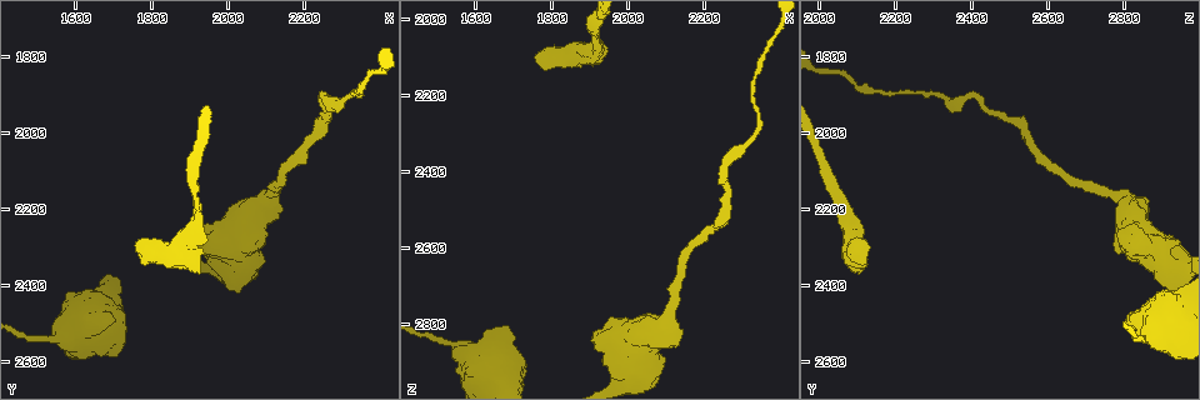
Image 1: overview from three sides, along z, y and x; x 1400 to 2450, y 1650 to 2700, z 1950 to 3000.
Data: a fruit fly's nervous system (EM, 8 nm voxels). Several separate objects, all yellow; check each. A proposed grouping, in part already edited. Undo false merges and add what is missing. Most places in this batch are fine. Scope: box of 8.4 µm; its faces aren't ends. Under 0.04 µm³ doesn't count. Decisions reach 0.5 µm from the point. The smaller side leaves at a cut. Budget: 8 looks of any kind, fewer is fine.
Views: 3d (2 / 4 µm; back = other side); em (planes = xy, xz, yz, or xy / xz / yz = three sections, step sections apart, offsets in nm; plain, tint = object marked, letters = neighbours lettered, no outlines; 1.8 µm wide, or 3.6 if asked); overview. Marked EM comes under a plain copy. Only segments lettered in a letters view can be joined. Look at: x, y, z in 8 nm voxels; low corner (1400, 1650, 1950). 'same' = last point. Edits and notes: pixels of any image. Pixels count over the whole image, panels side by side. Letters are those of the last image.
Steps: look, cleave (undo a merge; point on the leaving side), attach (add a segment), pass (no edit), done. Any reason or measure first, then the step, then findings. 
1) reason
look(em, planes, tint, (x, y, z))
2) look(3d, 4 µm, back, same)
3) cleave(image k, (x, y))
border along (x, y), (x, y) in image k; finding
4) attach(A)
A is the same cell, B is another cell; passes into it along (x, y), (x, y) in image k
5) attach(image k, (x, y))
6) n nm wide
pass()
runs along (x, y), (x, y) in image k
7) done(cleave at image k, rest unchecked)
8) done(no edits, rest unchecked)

abrupt turn
look(em, xy, step 16, tint, (2255, 1895, 2405))

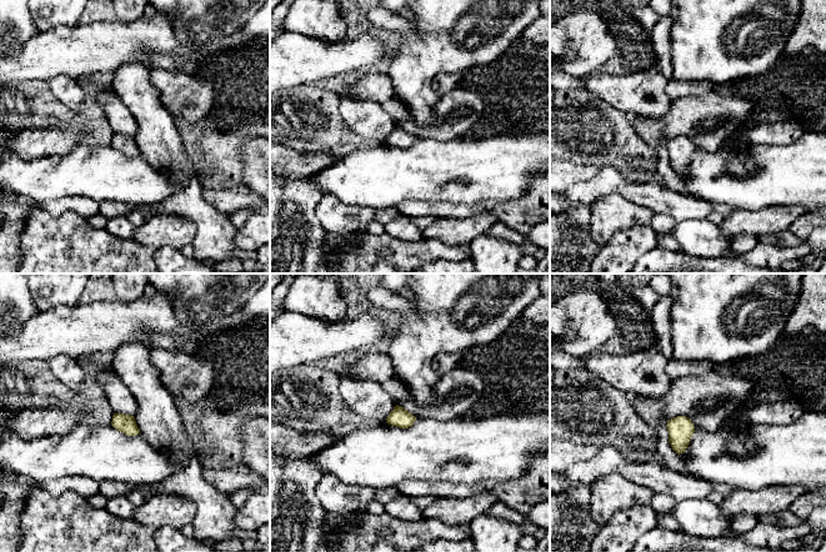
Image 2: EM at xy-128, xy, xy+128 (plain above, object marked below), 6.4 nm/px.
see the neighbours
look(em, xy, step 16, letters, same)

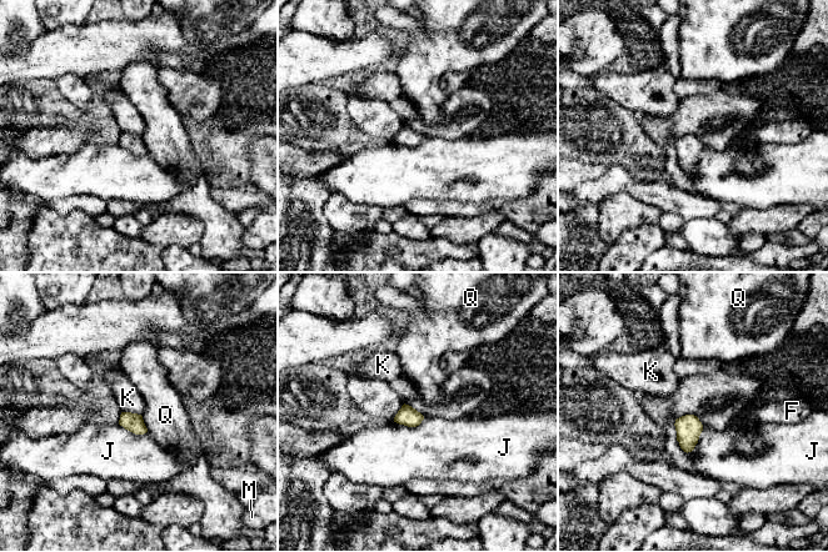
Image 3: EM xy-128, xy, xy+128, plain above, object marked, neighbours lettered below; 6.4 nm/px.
pass()
F, J, K, M and Q are other cells; border along (140, 415), (148, 431) in image 3; continuous, no second neuron

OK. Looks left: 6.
thick end
look(3d, 4 µm, (1905, 2300, 2820))

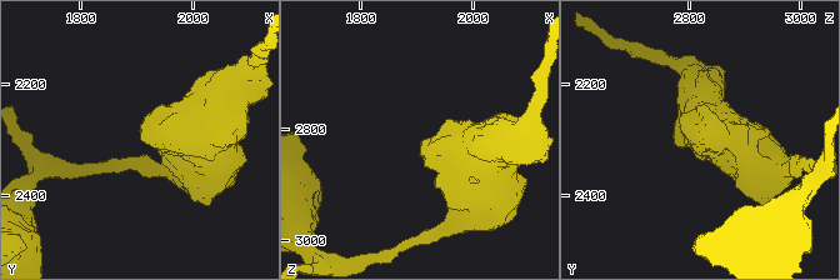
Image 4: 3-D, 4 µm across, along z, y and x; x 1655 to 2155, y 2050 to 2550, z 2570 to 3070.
shape alone is not enough
look(em, 3.6 µm, xy, step 16, tint, (1910, 2295, 2825))

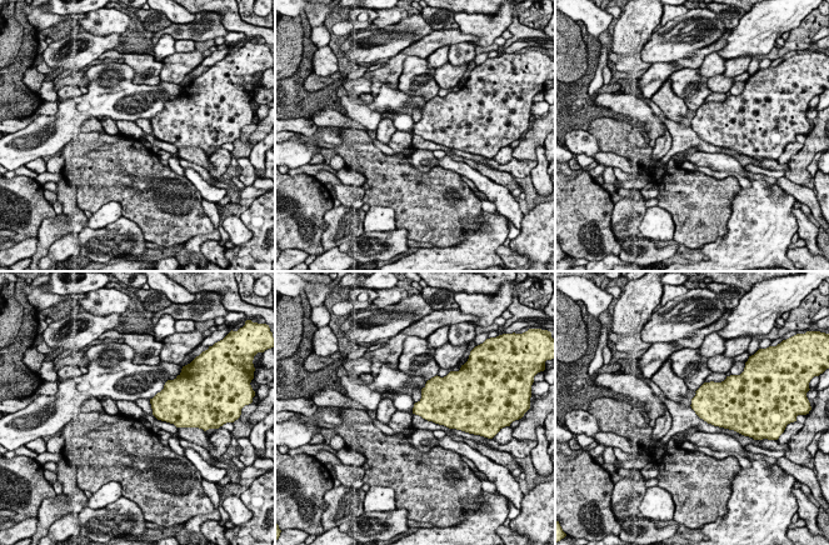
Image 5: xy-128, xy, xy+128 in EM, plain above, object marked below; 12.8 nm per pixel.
cut it another way
look(em, 3.6 µm, planes, letters, same)

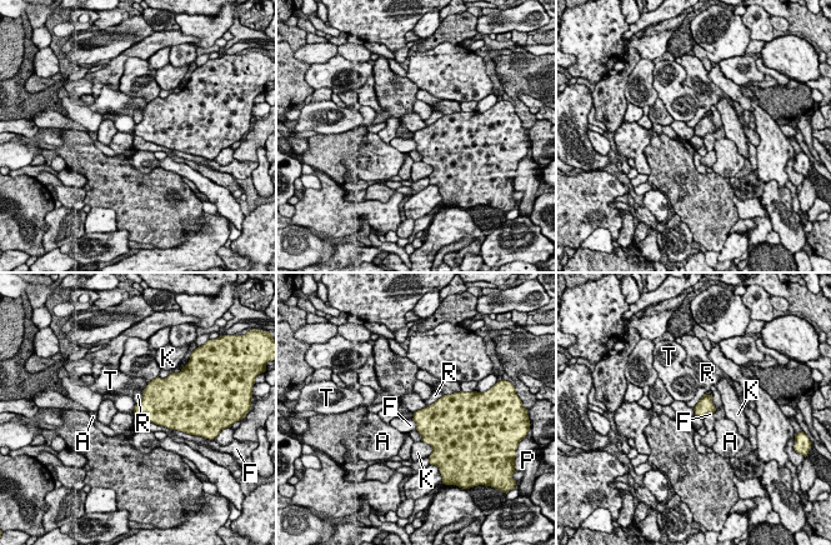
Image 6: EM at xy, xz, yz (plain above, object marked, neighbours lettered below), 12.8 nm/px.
pass()
A, F, K, P, R and T are other cells; border along (444, 394), (429, 405) in image 6; no lettered segment goes on from it

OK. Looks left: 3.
calibre changes
look(em, xy, step 4, tint, (1500, 2540, 2840))

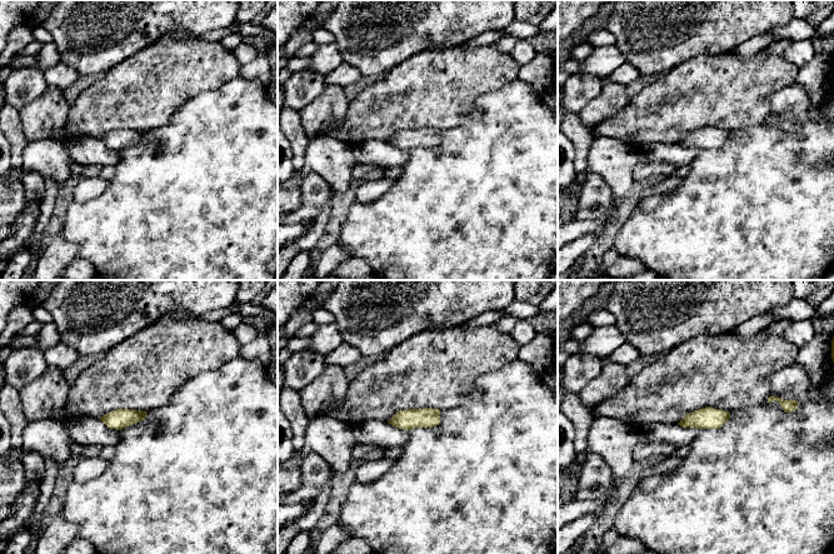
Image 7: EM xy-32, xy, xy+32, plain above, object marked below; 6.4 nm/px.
look(em, planes, letters, same)

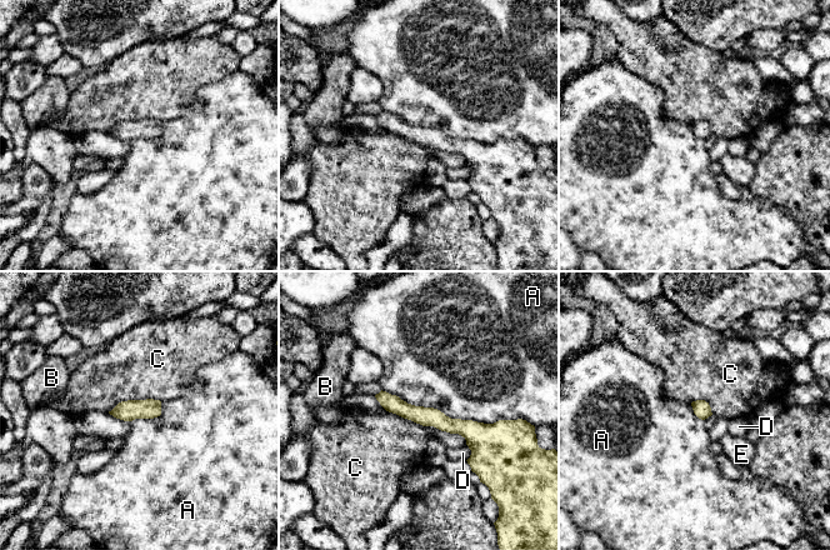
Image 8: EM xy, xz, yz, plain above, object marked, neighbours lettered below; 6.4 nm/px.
110 nm wide
pass()
A, B, C, D and E are other cells; runs along (379, 396), (449, 425), (491, 430) in image 8; continuous, no second neuron

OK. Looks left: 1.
done(no edits, rest unchecked)

